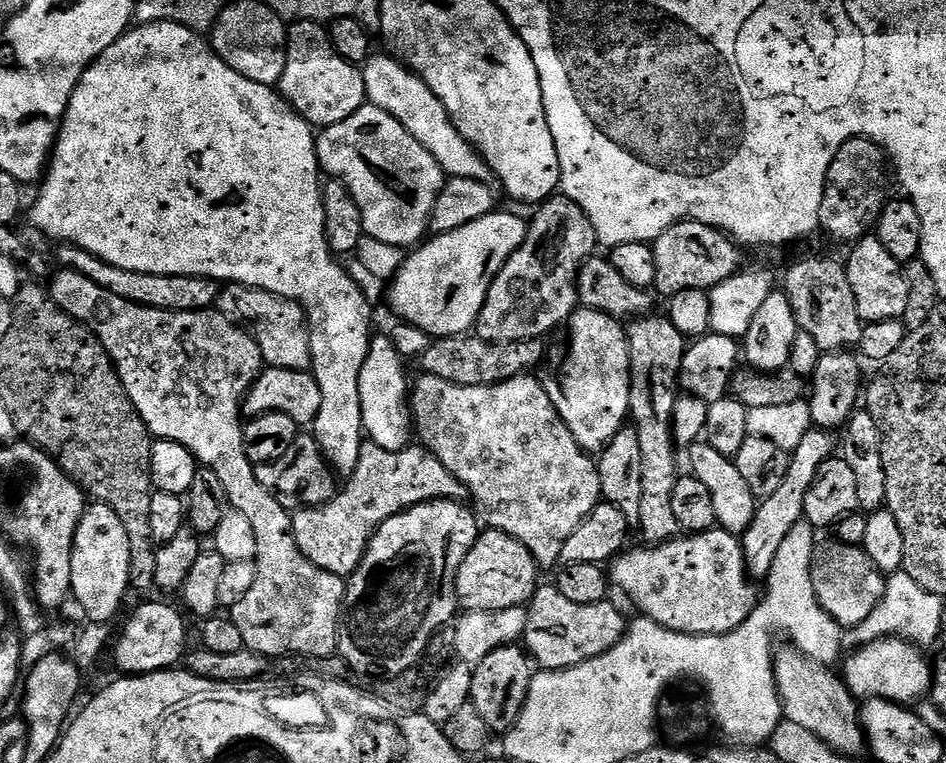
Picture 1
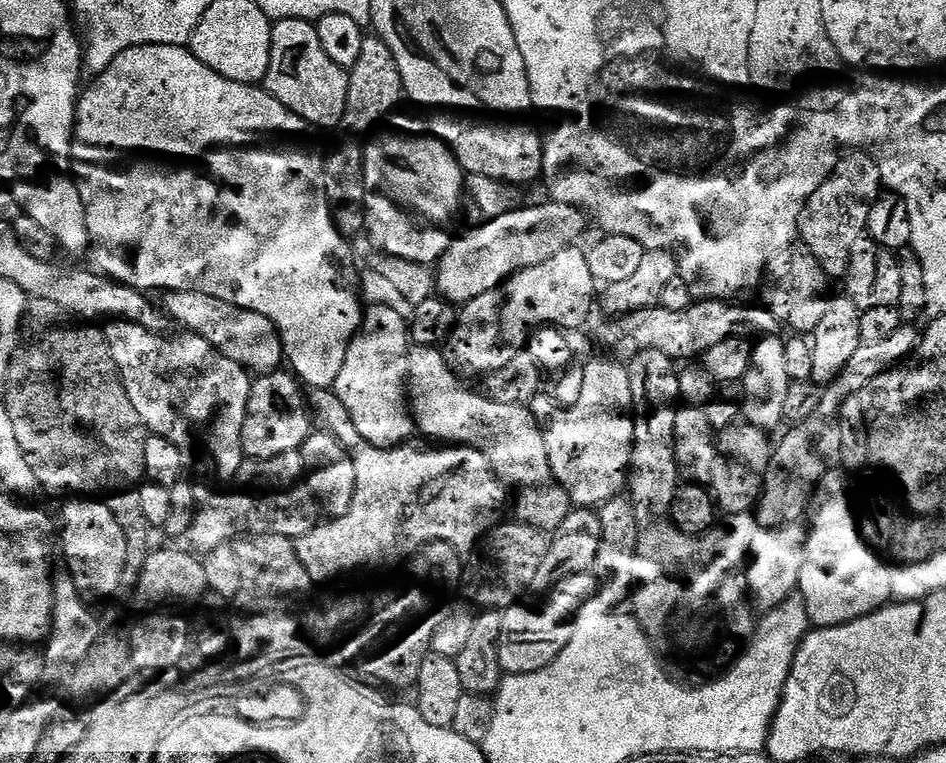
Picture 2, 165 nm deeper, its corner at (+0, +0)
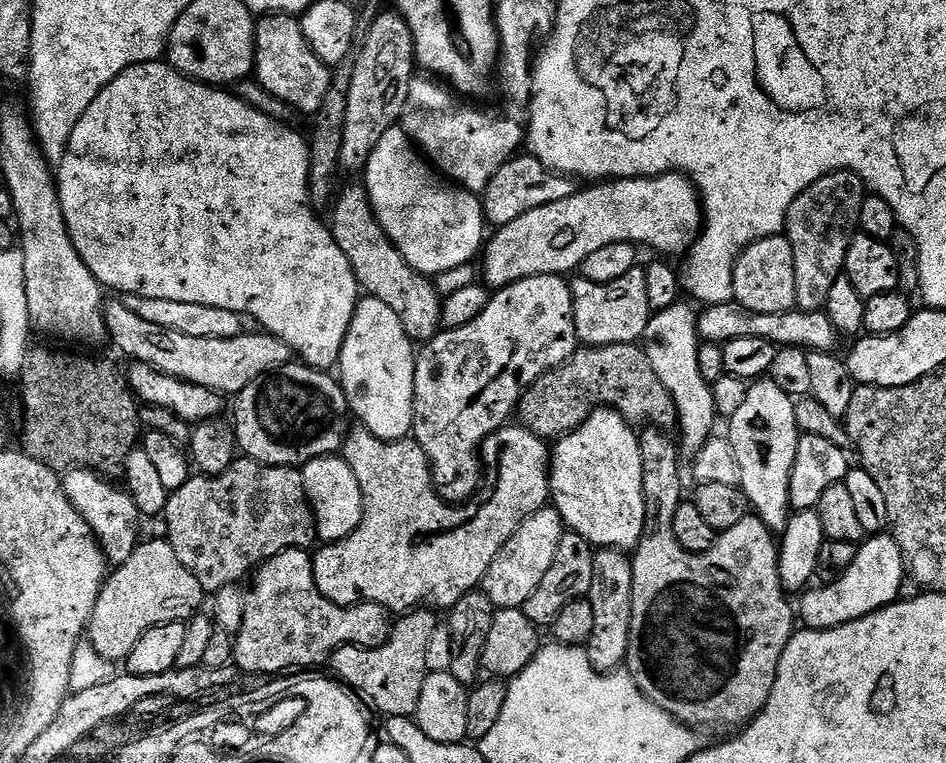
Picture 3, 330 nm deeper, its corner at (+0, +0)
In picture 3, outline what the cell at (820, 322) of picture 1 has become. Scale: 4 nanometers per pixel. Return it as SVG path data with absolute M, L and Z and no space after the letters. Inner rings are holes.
M787 235L767 236L754 242L736 259L732 275L735 303L746 306L746 310L758 310L758 314L782 314L796 308L796 283L794 282L794 250Z

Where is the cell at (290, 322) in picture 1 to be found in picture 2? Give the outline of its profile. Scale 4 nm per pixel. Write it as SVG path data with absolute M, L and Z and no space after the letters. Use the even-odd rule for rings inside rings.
M165 291L163 296L163 311L175 323L177 320L184 332L206 338L210 346L217 348L226 358L241 364L249 373L275 372L285 363L284 347L270 318L254 314L250 310L242 310L230 302L222 302L222 298L210 298L210 294L201 292Z

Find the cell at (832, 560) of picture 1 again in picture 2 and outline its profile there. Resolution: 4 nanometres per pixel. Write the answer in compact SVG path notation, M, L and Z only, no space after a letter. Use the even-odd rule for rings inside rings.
M848 550L837 558L833 564L824 564L815 558L804 561L802 574L800 575L800 587L798 595L804 601L808 611L808 619L816 628L836 628L840 624L849 624L852 620L861 620L864 616L870 615L877 608L885 607L893 599L891 594L891 584L894 575L882 561L877 553L872 550Z

